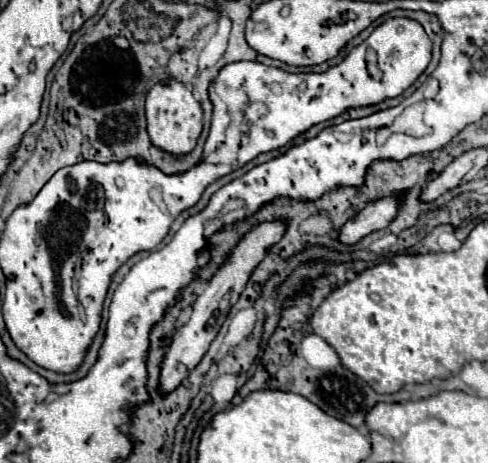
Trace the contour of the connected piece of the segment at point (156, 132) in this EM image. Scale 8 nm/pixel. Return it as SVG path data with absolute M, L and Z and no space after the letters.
M168 79L168 81L156 83L148 91L146 121L148 121L148 135L154 147L170 153L172 157L184 157L196 147L196 141L202 133L202 107L184 83Z

